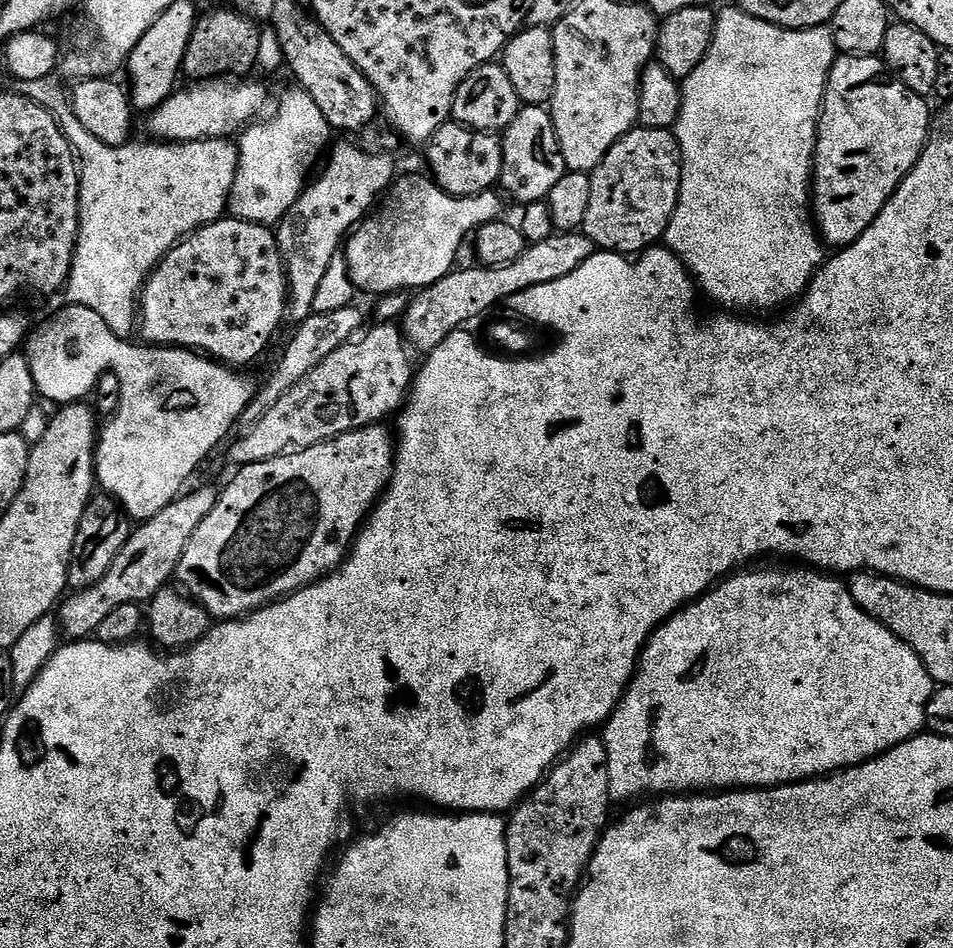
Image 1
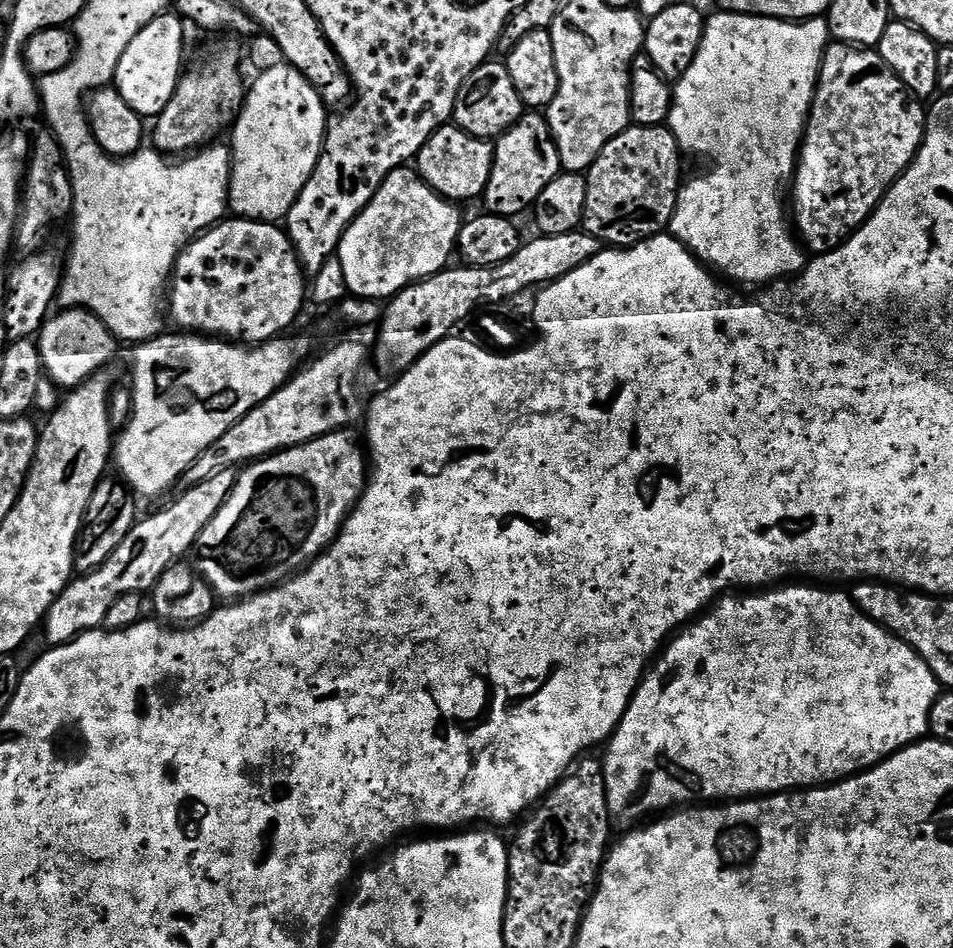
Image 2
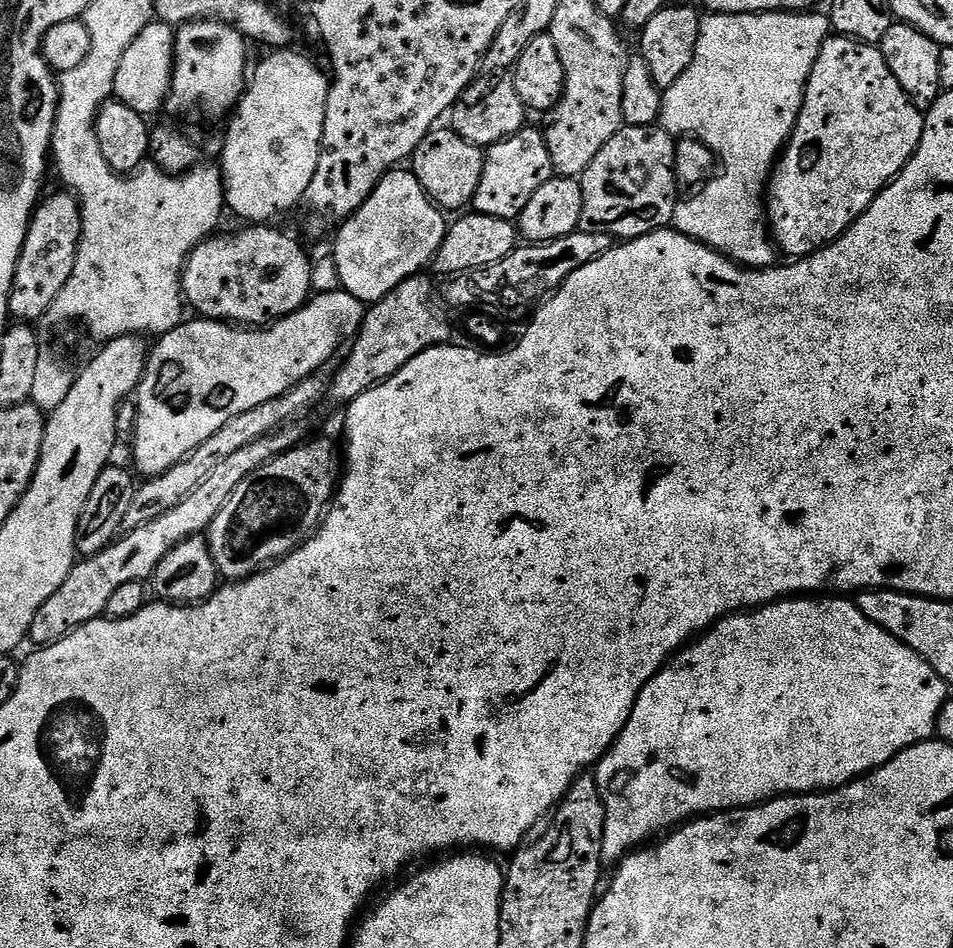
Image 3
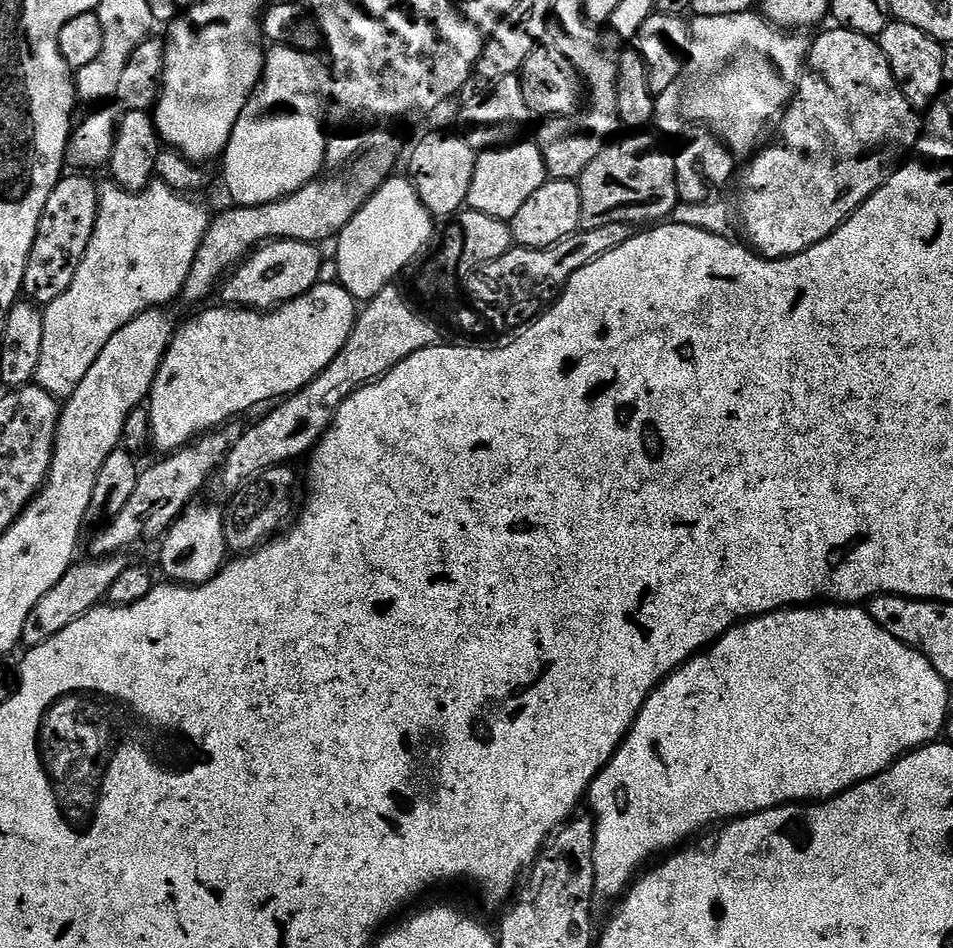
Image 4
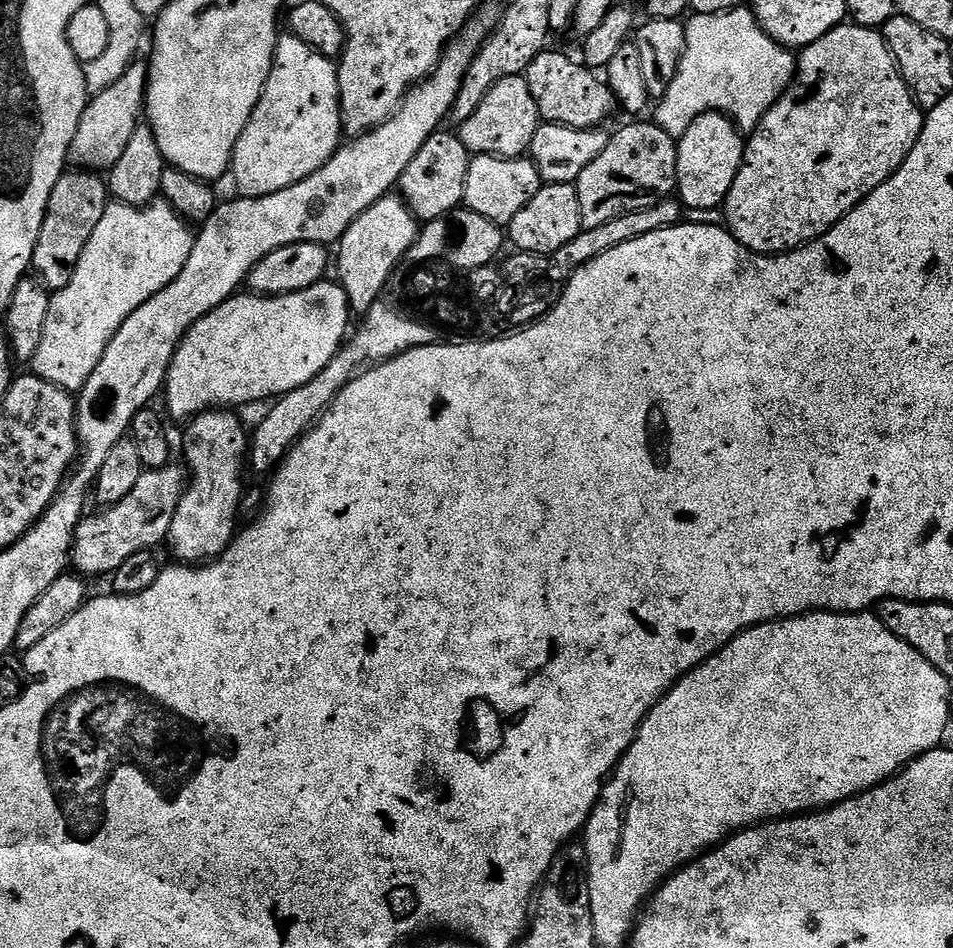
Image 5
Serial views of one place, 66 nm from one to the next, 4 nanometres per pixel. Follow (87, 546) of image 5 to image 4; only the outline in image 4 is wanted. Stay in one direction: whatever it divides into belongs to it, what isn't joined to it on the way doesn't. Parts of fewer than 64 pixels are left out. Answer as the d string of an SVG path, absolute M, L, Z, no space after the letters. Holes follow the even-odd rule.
M229 422L219 430L209 431L201 435L195 442L183 447L178 452L165 455L157 464L152 464L141 471L138 486L134 486L134 494L130 502L118 518L109 520L99 529L100 532L92 540L91 555L96 558L107 558L127 553L127 548L135 546L139 540L147 536L163 537L164 533L175 524L184 509L197 499L196 496L204 488L208 479L223 465L228 452L238 442L242 428L236 422Z

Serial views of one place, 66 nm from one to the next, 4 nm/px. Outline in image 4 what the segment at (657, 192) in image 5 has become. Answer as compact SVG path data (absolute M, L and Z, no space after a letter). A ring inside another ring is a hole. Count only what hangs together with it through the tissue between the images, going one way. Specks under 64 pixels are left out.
M636 130L624 135L604 147L580 175L580 228L594 230L598 226L610 226L610 222L652 226L667 221L675 213L680 199L675 180L675 151L668 149L652 130Z

